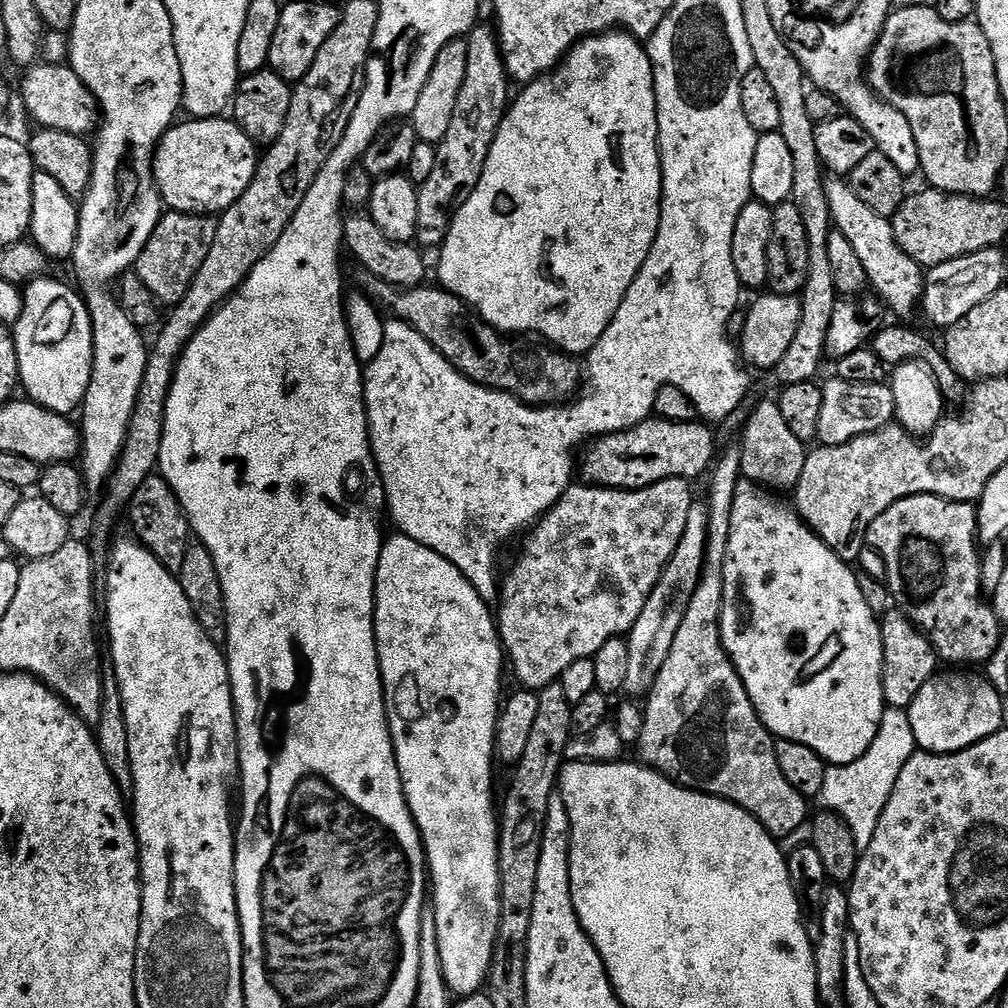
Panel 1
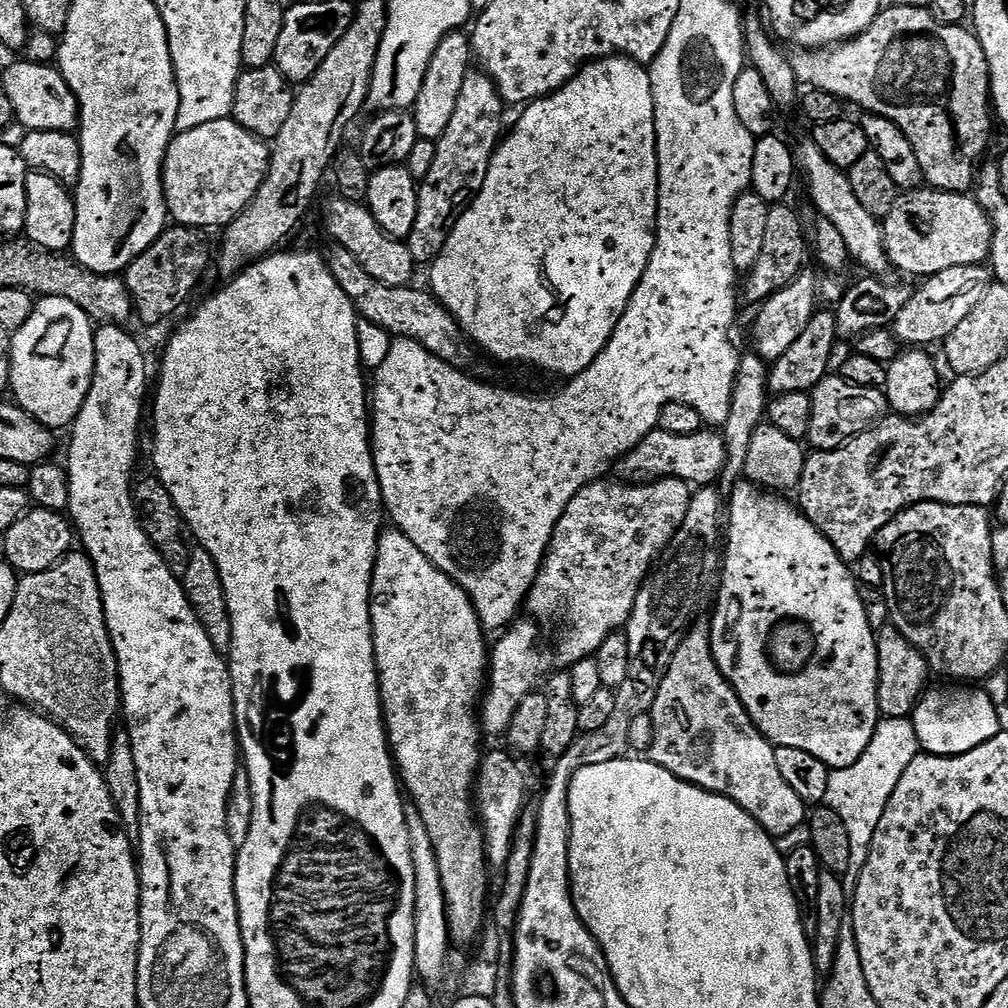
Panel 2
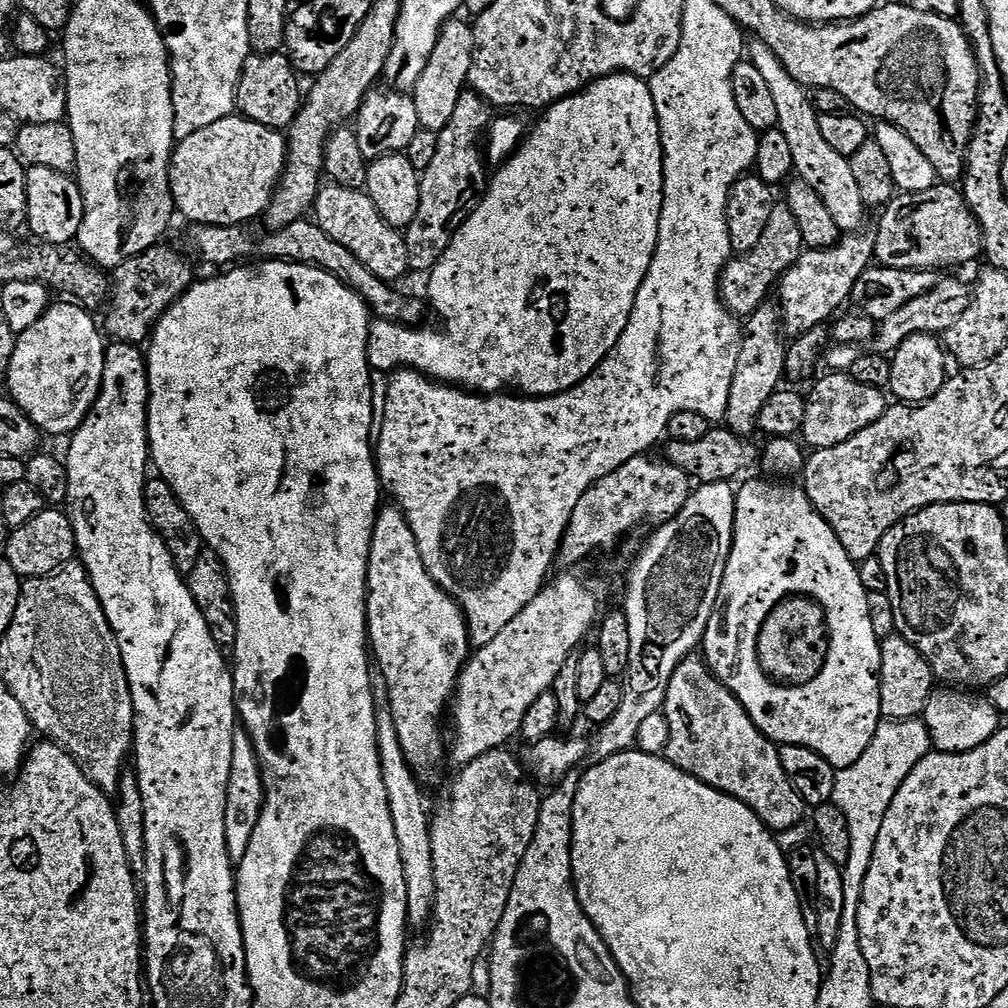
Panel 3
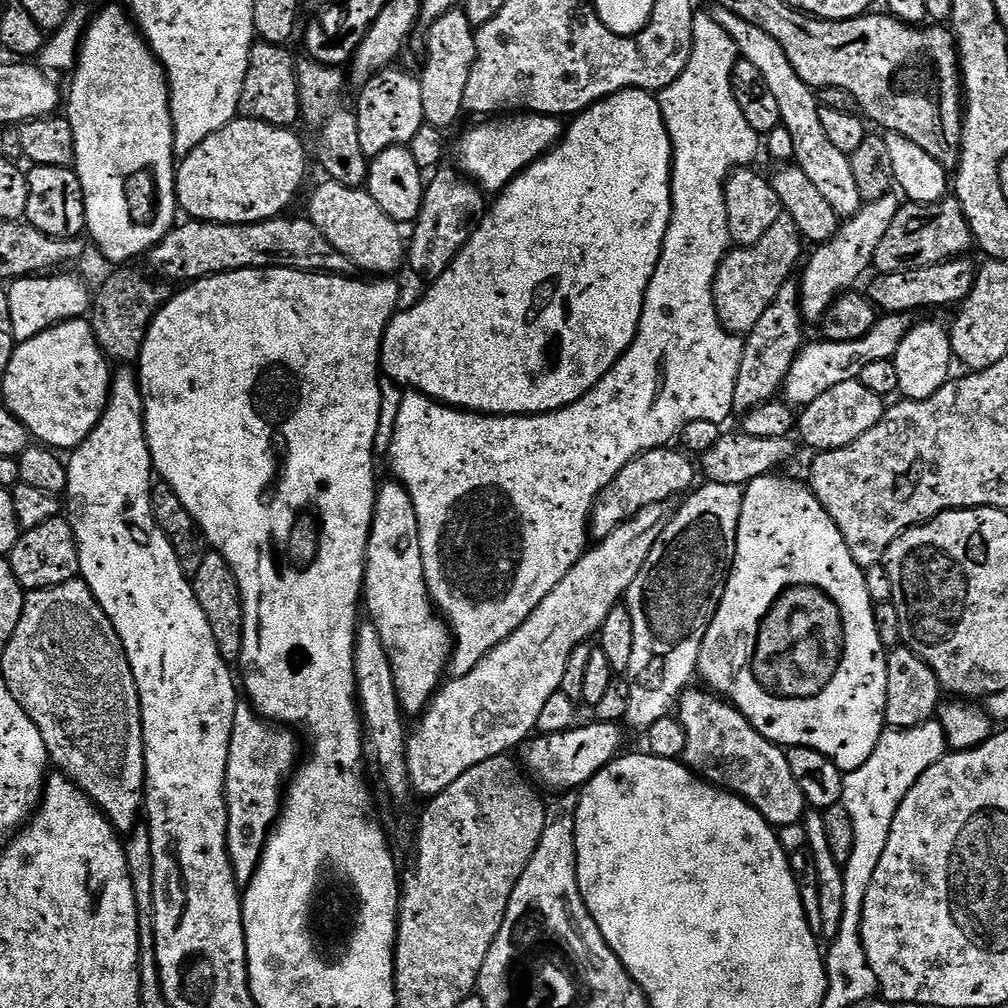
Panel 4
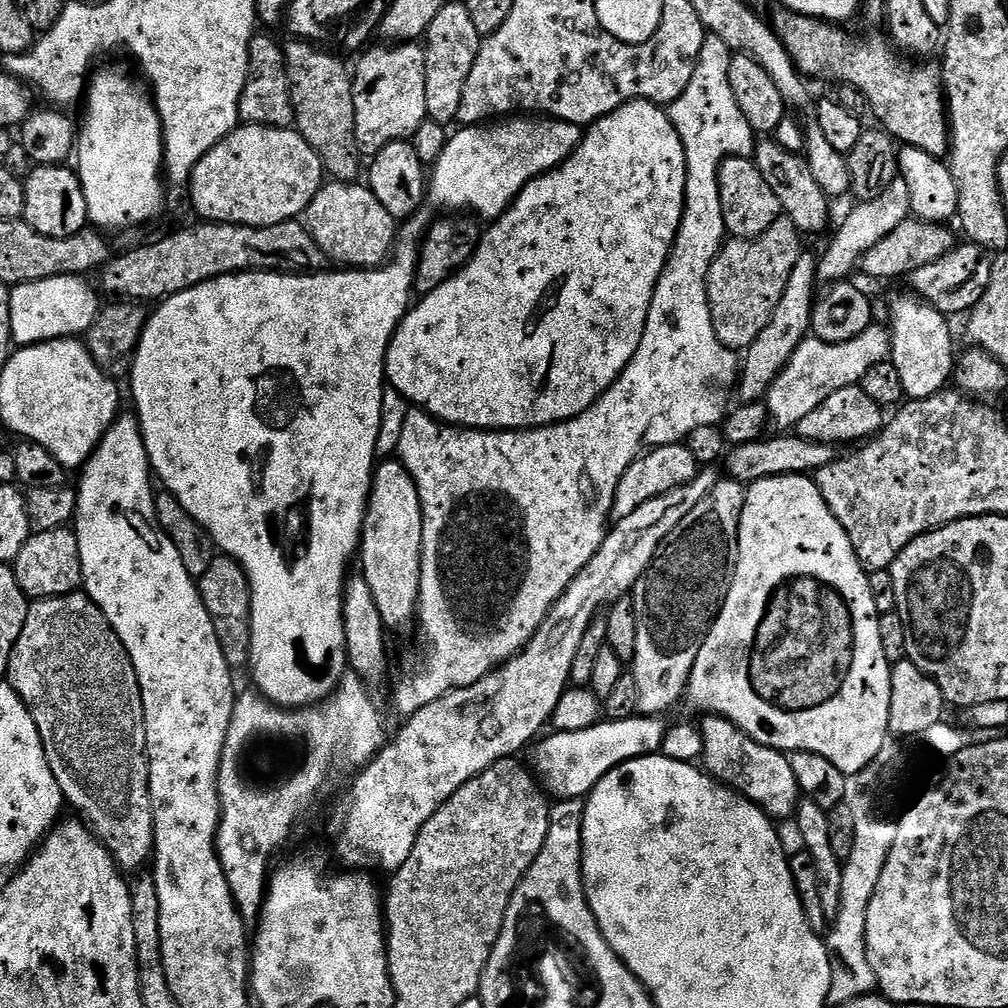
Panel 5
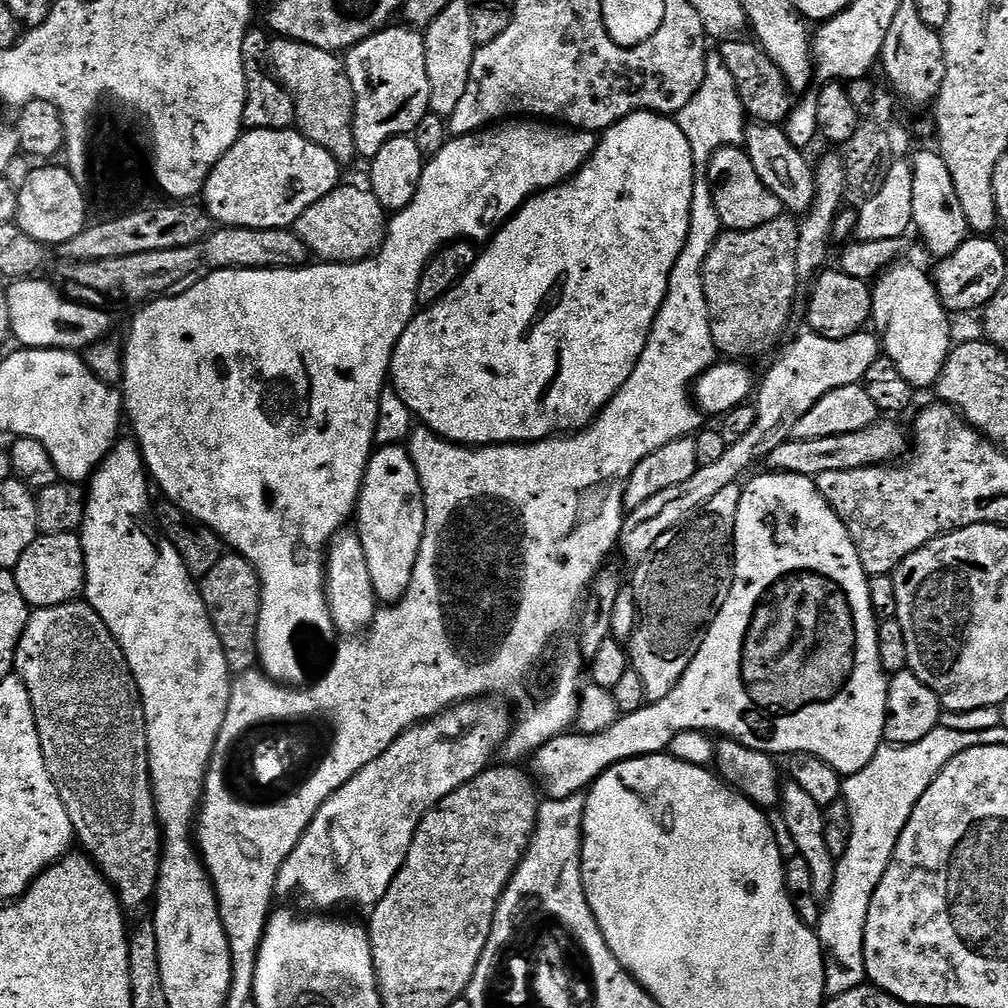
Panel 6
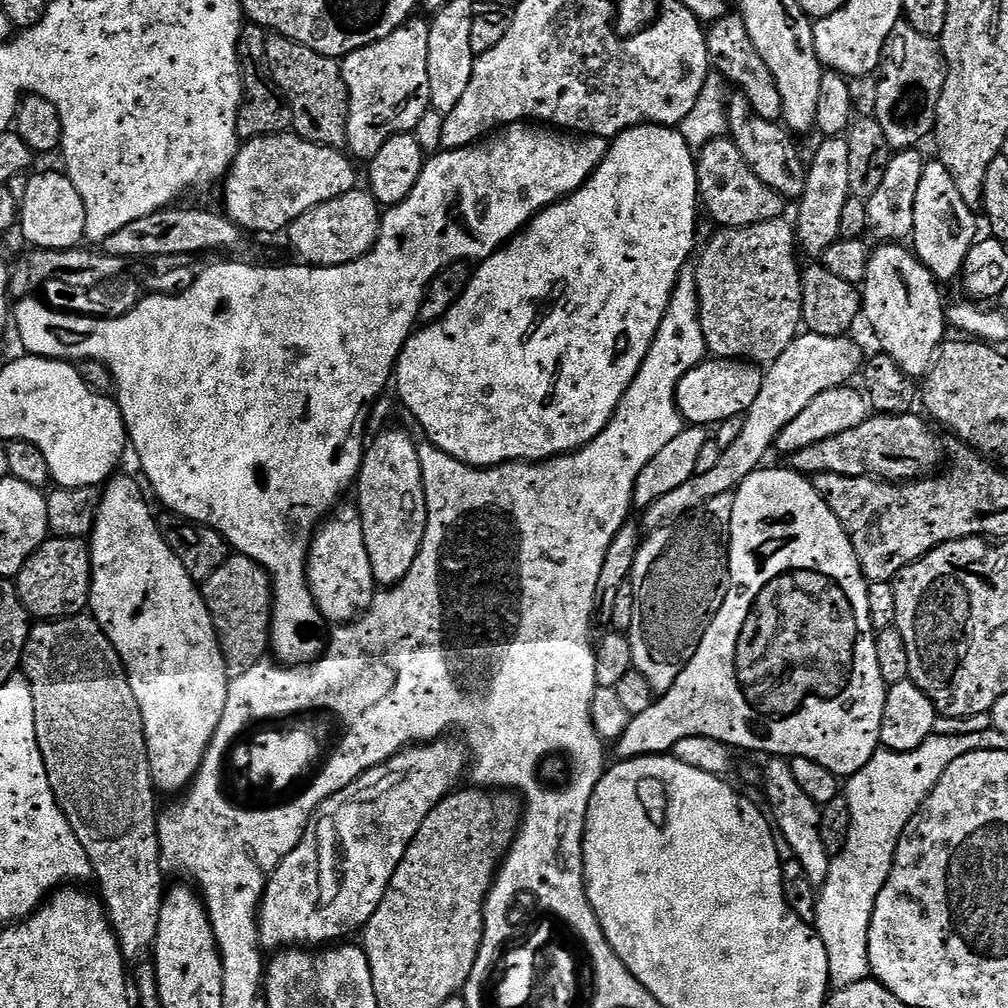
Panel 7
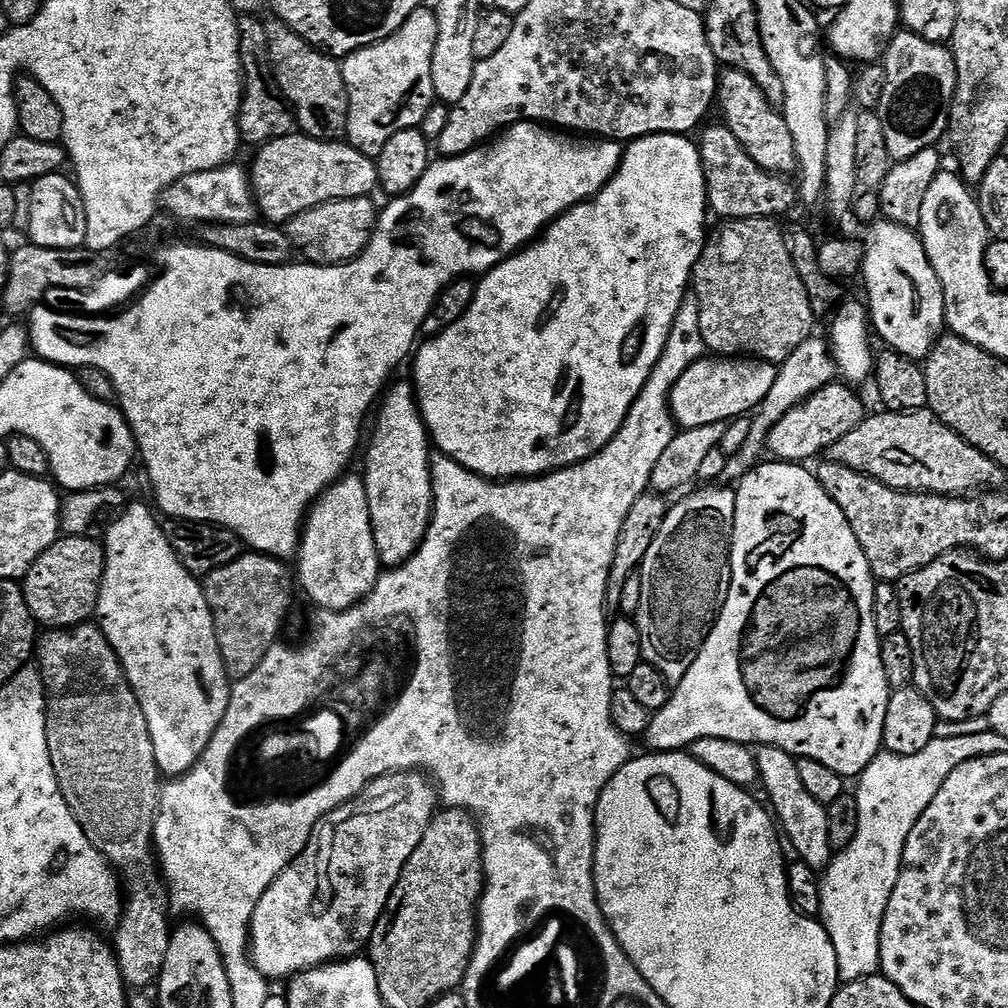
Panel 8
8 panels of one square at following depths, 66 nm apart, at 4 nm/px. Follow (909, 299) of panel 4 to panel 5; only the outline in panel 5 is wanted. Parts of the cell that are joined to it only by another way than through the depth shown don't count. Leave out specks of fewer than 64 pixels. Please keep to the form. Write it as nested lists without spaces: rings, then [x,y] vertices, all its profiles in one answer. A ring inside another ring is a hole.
[[[971,242],[957,243],[942,258],[930,262],[926,266],[918,266],[910,274],[912,288],[917,297],[926,304],[931,304],[940,313],[949,318],[956,315],[971,312],[980,298],[986,286],[990,284],[992,277],[993,257],[986,254],[985,249]]]

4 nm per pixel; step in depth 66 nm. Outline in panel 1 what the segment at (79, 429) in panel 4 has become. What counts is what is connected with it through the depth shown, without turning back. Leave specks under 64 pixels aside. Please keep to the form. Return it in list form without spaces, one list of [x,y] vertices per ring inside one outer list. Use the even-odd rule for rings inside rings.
[[[41,278],[31,281],[23,289],[24,309],[14,326],[16,357],[20,371],[19,383],[25,388],[27,399],[41,404],[46,410],[60,416],[71,417],[72,411],[83,405],[94,366],[94,334],[92,319],[88,313],[85,297],[75,287],[67,288],[60,280]]]

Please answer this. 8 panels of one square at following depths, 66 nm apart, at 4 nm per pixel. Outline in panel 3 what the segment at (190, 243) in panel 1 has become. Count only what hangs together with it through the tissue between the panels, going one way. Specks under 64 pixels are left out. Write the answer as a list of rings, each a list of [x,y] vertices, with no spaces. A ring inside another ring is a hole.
[[[164,242],[157,243],[115,269],[110,303],[106,308],[108,317],[102,320],[103,331],[109,337],[112,335],[111,339],[117,344],[143,345],[165,312],[193,283],[191,262],[178,249],[167,248]]]

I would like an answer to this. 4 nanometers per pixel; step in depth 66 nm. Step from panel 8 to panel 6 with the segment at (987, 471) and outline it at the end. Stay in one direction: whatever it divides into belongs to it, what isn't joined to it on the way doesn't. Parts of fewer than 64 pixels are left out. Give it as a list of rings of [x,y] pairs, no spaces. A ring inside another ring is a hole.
[[[884,419],[872,424],[866,430],[854,430],[854,434],[830,434],[830,438],[806,438],[805,440],[785,438],[778,446],[774,446],[774,450],[770,450],[766,457],[767,471],[789,472],[795,476],[815,478],[822,474],[830,474],[830,470],[856,470],[899,461],[909,451],[909,433],[905,429],[904,433],[898,425],[891,424],[888,421],[891,419]]]

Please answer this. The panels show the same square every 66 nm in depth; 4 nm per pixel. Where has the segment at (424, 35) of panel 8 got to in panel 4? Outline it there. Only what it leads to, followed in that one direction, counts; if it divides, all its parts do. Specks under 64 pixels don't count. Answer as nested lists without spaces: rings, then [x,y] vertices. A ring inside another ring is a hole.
[[[400,66],[385,68],[384,71],[370,77],[359,89],[360,97],[354,103],[356,121],[358,122],[358,138],[362,141],[362,150],[365,156],[371,158],[382,154],[391,148],[399,148],[408,145],[418,134],[418,130],[424,125],[422,114],[422,86],[415,75],[403,72]]]

